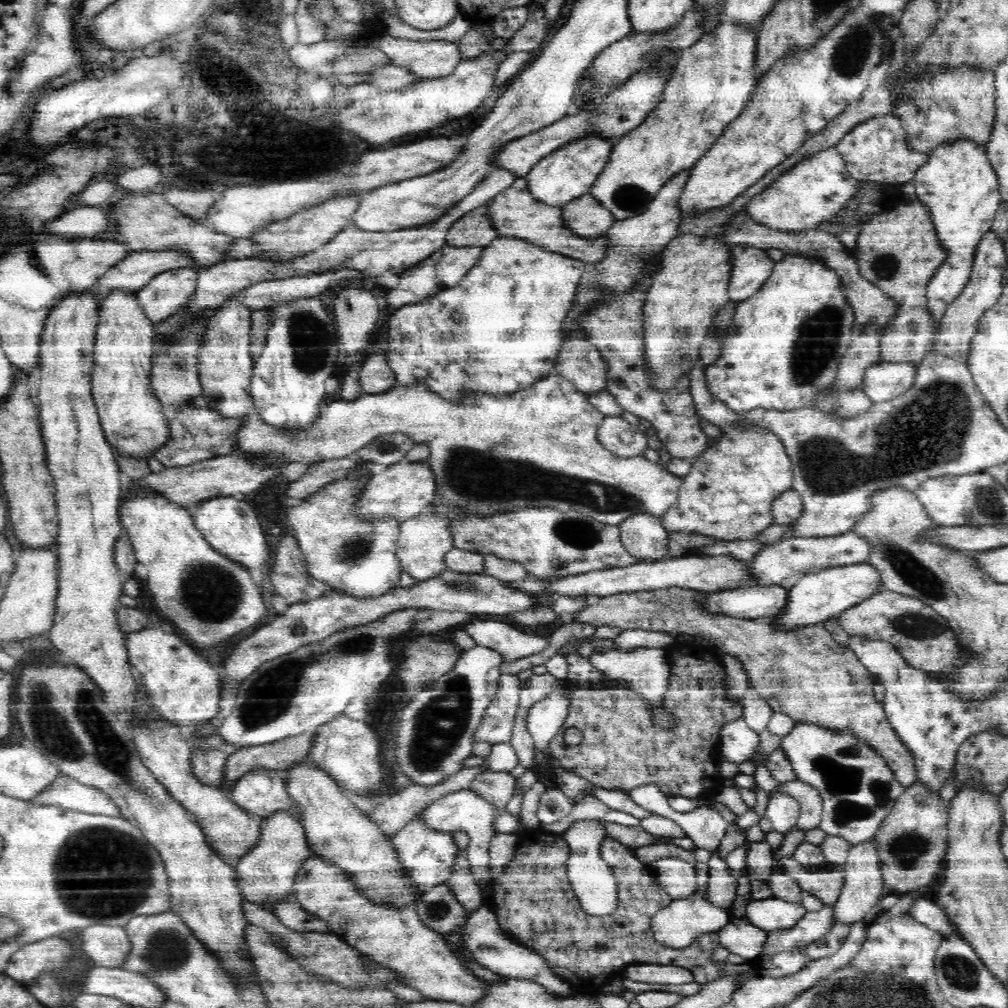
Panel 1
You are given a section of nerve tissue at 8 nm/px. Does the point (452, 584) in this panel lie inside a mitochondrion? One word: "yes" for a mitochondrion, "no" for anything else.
yes

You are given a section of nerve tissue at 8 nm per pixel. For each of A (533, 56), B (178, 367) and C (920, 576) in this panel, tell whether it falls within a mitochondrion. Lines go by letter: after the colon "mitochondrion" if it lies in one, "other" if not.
A: other
B: mitochondrion
C: mitochondrion

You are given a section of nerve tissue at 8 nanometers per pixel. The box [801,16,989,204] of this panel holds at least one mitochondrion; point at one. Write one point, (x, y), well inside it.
(851, 54)

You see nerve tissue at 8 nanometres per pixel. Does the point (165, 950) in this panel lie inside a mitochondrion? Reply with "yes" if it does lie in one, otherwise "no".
yes

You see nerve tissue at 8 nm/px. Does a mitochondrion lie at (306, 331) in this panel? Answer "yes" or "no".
yes

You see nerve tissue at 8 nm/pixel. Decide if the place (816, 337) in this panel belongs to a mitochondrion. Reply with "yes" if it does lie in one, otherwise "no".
yes

